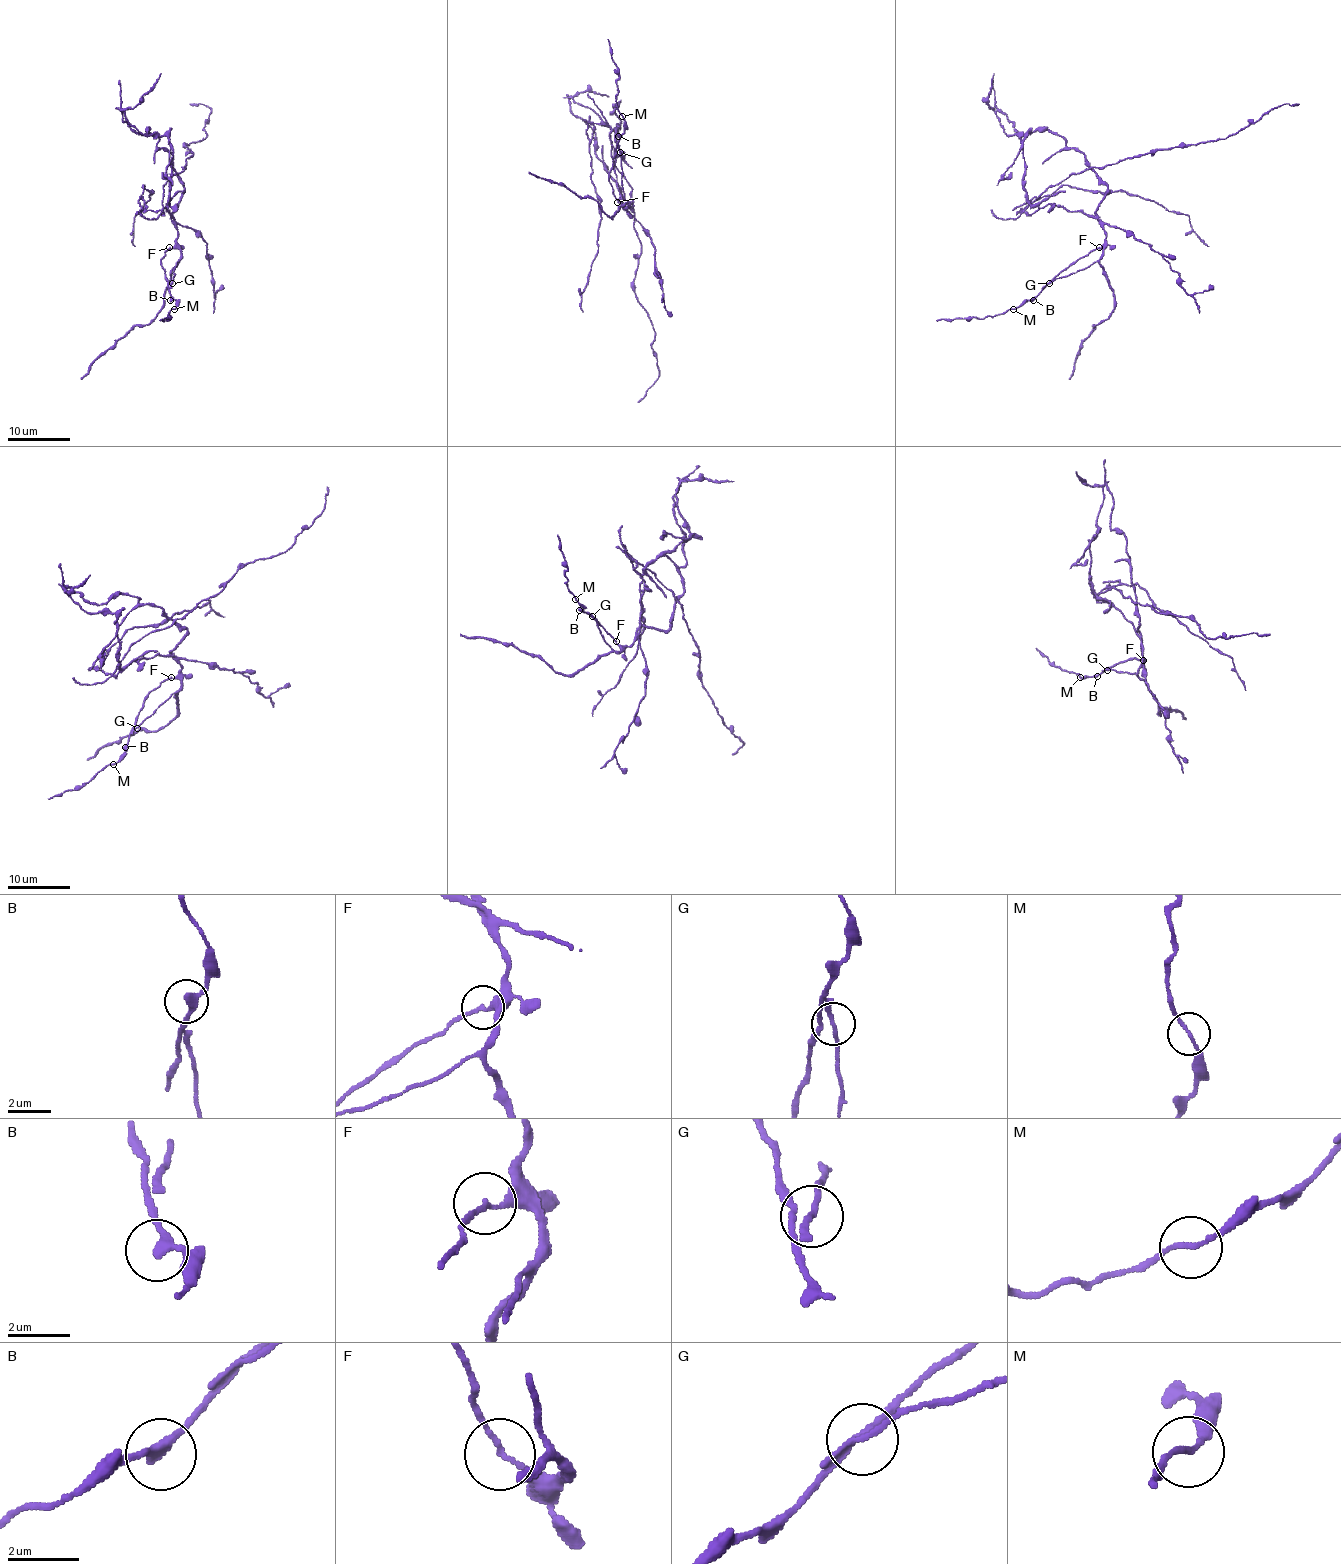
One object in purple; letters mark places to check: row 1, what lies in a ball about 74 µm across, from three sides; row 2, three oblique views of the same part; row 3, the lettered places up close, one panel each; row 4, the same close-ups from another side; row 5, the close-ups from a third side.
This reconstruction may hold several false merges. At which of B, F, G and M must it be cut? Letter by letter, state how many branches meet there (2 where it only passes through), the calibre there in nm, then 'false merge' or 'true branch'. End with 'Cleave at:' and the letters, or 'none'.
B: 2 | 280 nm | true branch
F: 2 | 120 nm | false merge
G: 2 | 150 nm | false merge
M: 2 | 130 nm | true branch
Cleave at: F, G

